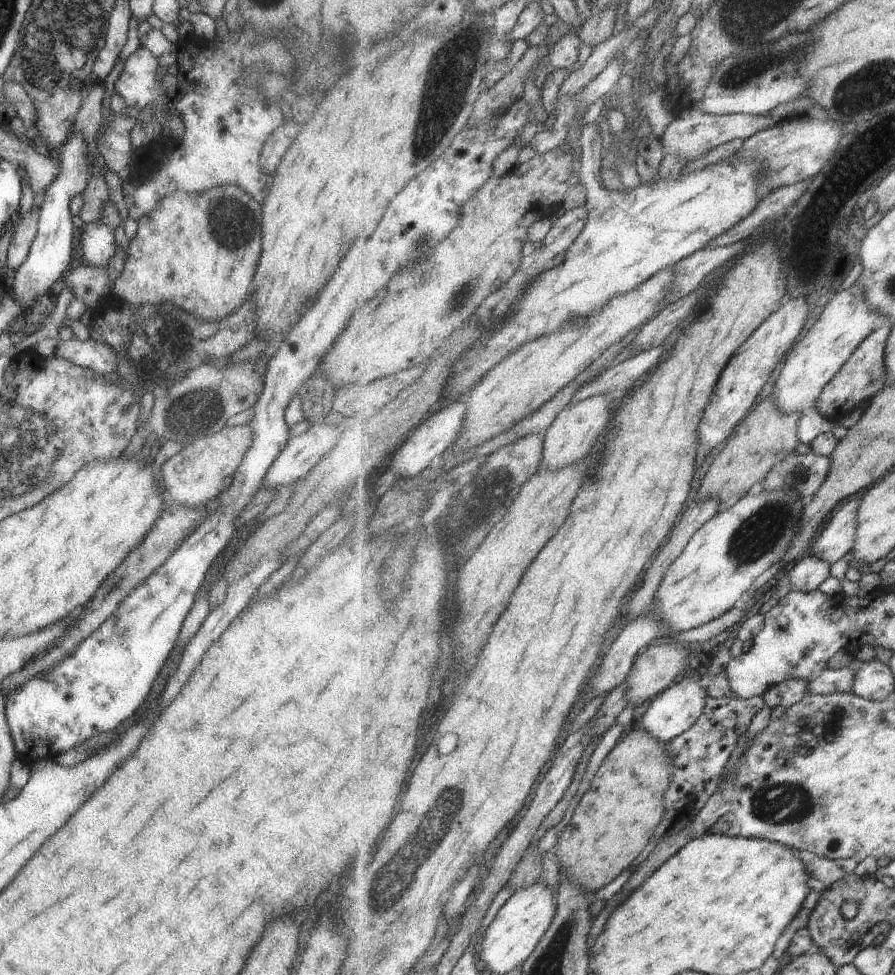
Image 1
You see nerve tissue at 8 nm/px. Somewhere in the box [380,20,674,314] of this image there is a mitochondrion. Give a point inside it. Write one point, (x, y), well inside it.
(448, 80)

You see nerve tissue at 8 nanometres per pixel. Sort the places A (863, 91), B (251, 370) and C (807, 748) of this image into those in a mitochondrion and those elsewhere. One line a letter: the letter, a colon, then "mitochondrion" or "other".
A: mitochondrion
B: other
C: other

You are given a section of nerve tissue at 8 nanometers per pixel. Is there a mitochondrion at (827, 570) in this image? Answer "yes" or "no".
no

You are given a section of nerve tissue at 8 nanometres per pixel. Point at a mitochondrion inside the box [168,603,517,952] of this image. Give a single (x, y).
(451, 803)

